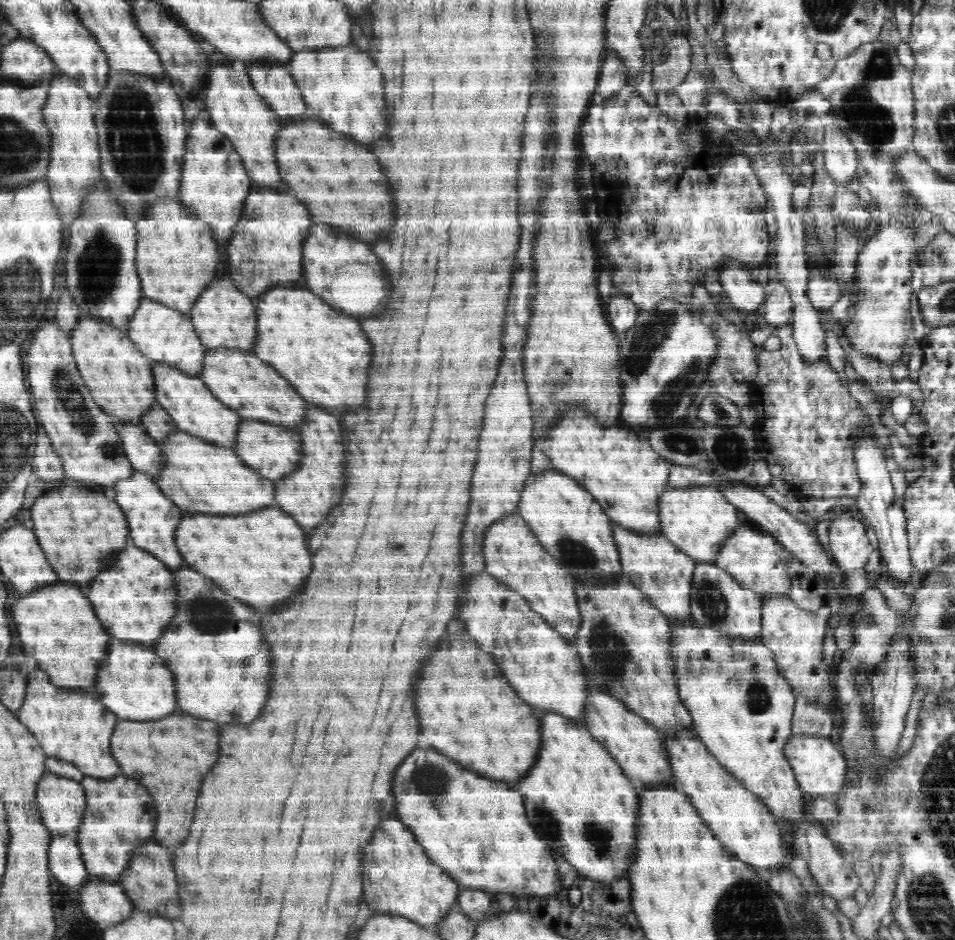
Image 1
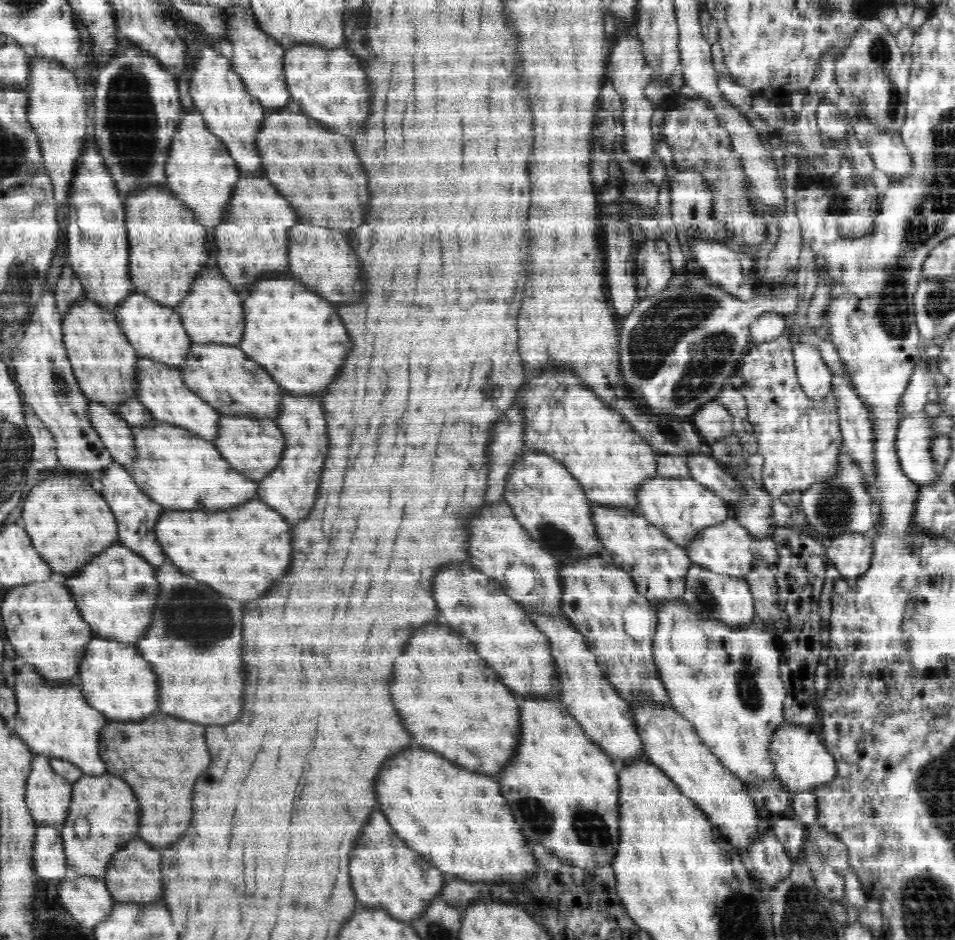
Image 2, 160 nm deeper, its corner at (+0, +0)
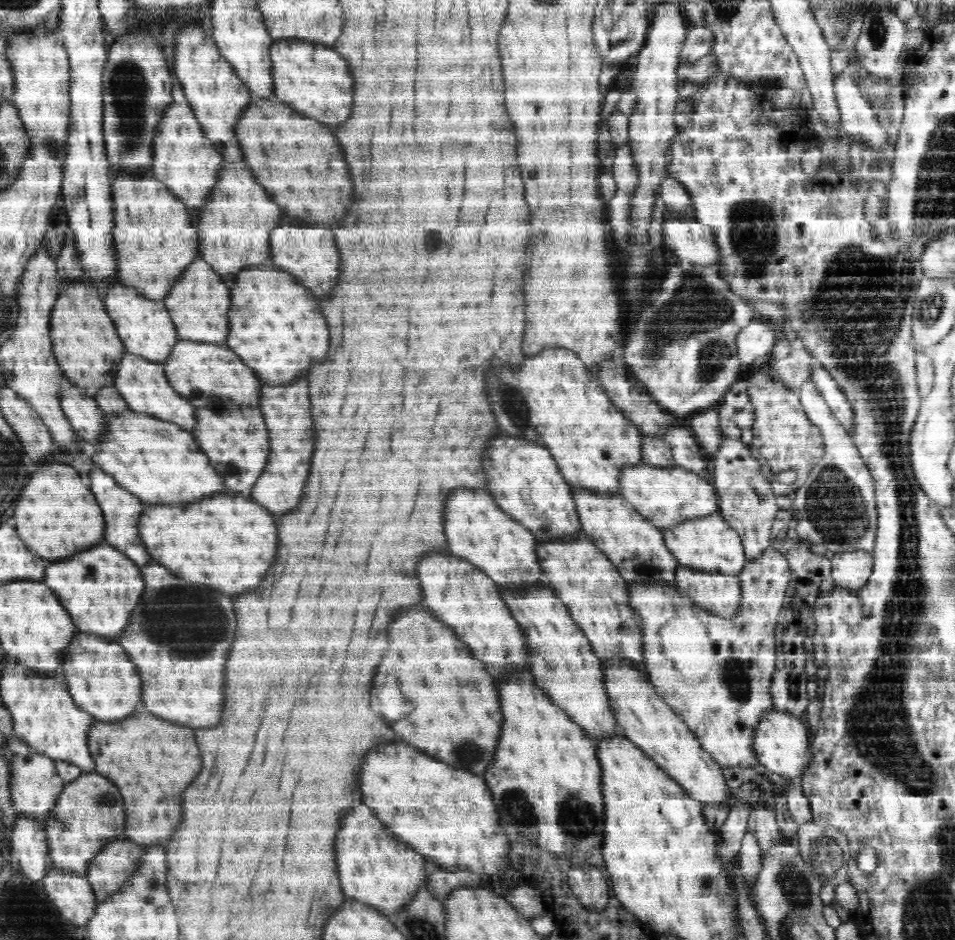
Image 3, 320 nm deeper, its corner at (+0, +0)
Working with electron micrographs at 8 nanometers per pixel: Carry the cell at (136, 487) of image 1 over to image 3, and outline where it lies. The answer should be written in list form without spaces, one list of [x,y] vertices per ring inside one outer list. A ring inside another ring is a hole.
[[[96,466],[92,467],[87,476],[89,476],[91,480],[90,489],[92,494],[98,501],[100,508],[104,510],[104,524],[106,524],[106,530],[104,530],[103,542],[108,543],[114,548],[118,548],[120,552],[124,553],[130,560],[135,561],[141,568],[147,565],[148,562],[150,562],[150,558],[148,558],[148,554],[146,554],[144,544],[142,544],[140,538],[138,538],[136,520],[140,518],[142,510],[146,510],[144,506],[150,505],[144,503],[125,488],[122,488],[115,481],[115,477],[104,472],[102,468]]]

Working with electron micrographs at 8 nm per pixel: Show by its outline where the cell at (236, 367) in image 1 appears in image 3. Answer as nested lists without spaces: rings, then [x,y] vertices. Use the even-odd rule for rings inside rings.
[[[179,341],[162,362],[169,384],[180,396],[191,401],[196,409],[214,412],[258,406],[264,384],[243,360],[225,344]]]

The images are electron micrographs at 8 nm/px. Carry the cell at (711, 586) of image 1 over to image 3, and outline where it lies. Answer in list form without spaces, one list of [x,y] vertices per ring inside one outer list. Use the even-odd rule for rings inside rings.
[[[680,565],[676,569],[675,586],[682,596],[713,615],[732,618],[740,612],[742,585],[738,575],[700,571]]]

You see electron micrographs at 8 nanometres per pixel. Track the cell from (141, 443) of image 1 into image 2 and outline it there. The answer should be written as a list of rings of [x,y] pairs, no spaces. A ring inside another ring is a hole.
[[[89,402],[86,409],[92,428],[106,444],[114,462],[131,465],[135,461],[133,427],[110,406]]]

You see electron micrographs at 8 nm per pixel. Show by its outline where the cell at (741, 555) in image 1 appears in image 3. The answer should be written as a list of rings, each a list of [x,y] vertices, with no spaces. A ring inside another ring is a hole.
[[[719,512],[704,516],[704,520],[688,519],[688,524],[680,523],[680,528],[668,527],[662,529],[661,532],[668,550],[684,567],[738,575],[747,563],[742,537]]]

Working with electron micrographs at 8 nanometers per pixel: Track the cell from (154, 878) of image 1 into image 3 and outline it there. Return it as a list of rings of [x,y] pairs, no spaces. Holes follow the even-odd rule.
[[[120,838],[99,852],[87,868],[85,876],[91,884],[98,902],[104,902],[118,894],[135,876],[146,855],[146,845]]]

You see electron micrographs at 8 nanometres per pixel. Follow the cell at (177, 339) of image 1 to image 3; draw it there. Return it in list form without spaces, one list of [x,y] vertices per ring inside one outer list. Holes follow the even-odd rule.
[[[118,282],[112,283],[111,286],[106,287],[103,303],[106,312],[115,324],[120,340],[123,341],[125,349],[130,354],[162,363],[180,341],[165,304],[162,301],[148,300],[134,287],[126,287]]]

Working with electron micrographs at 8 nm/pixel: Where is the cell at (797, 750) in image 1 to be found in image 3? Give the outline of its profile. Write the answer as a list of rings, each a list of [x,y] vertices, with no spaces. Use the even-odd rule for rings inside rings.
[[[774,709],[756,725],[752,750],[756,754],[757,762],[764,769],[786,778],[788,782],[793,782],[801,779],[806,774],[806,768],[810,766],[810,746],[808,728],[802,718]]]

